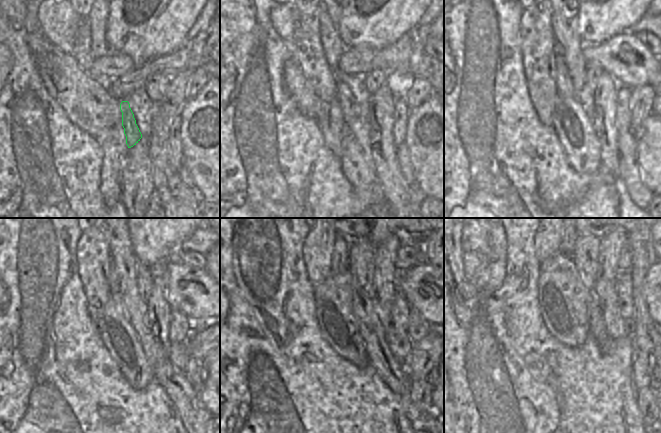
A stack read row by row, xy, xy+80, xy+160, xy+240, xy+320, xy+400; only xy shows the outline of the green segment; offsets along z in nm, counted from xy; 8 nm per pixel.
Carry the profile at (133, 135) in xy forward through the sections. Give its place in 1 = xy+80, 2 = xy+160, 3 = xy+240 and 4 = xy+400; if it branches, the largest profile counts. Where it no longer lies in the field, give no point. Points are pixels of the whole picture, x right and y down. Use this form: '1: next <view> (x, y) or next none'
1: next xy+80 (350, 109)
2: next xy+160 (565, 89)
3: next xy+240 (113, 278)
4: next xy+400 (568, 242)

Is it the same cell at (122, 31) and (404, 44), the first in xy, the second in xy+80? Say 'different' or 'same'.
different

